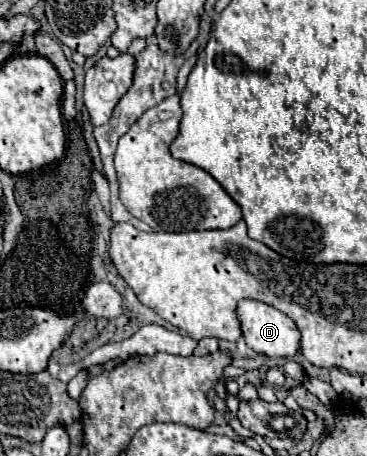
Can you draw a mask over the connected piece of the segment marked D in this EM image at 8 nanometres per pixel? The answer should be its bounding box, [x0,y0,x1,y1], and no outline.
[237,299,299,359]

